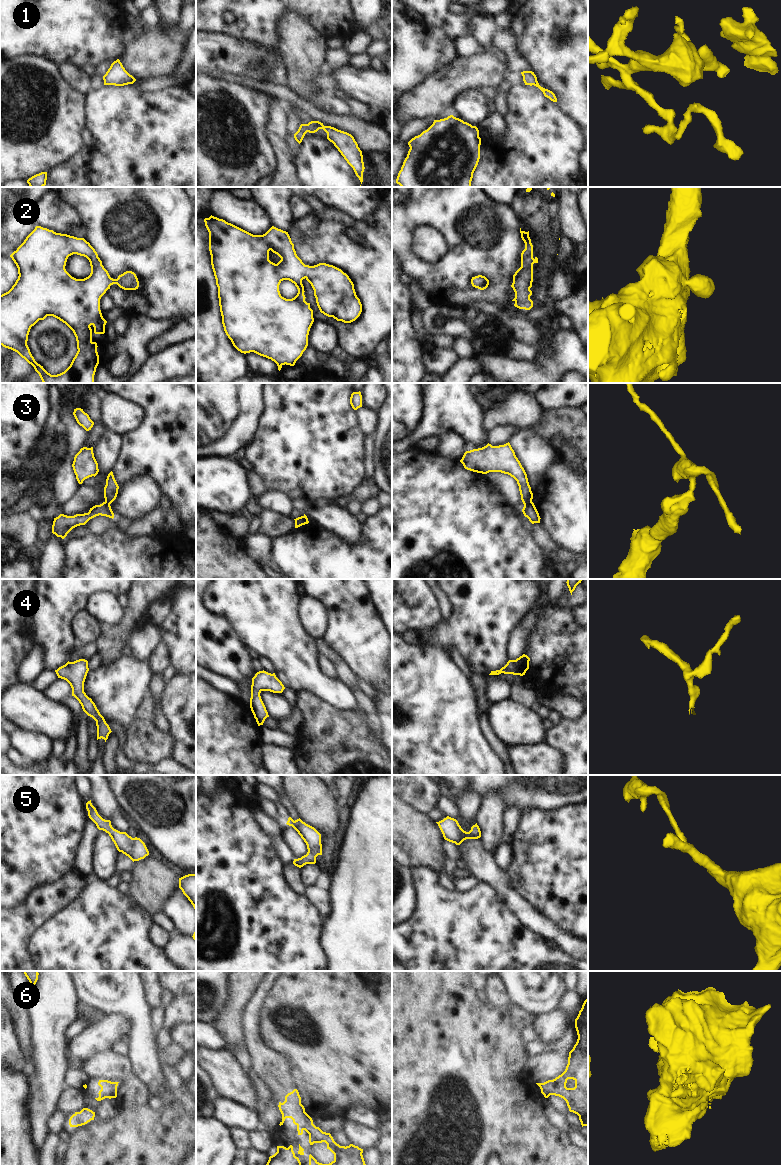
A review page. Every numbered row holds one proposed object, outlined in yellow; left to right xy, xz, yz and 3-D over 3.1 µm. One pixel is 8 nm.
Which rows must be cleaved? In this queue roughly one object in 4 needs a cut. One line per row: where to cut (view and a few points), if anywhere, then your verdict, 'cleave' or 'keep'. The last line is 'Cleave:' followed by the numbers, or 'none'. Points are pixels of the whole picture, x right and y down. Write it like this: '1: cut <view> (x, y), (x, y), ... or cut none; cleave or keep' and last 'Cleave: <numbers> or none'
1: cut none; keep
2: cut none; keep
3: cut yz (531, 500), (524, 504); cleave
4: cut none; keep
5: cut none; keep
6: cut none; keep
Cleave: 3

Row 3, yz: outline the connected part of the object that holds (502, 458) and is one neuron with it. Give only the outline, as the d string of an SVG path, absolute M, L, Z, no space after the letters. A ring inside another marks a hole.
M509 442L499 446L488 443L482 448L466 451L460 462L465 469L473 472L501 472L510 475L517 481L523 504L532 501L533 493L527 474Z

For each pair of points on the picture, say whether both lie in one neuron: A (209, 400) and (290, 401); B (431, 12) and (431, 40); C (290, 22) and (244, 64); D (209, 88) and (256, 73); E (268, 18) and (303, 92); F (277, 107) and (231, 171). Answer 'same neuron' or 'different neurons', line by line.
A: different neurons
B: different neurons
C: different neurons
D: different neurons
E: different neurons
F: different neurons

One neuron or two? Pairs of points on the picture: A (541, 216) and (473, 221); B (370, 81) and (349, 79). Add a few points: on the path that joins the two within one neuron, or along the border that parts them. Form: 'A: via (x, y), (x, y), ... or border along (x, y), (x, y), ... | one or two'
A: border along (511, 206), (521, 220) | two
B: via (365, 81), (354, 81) | one

